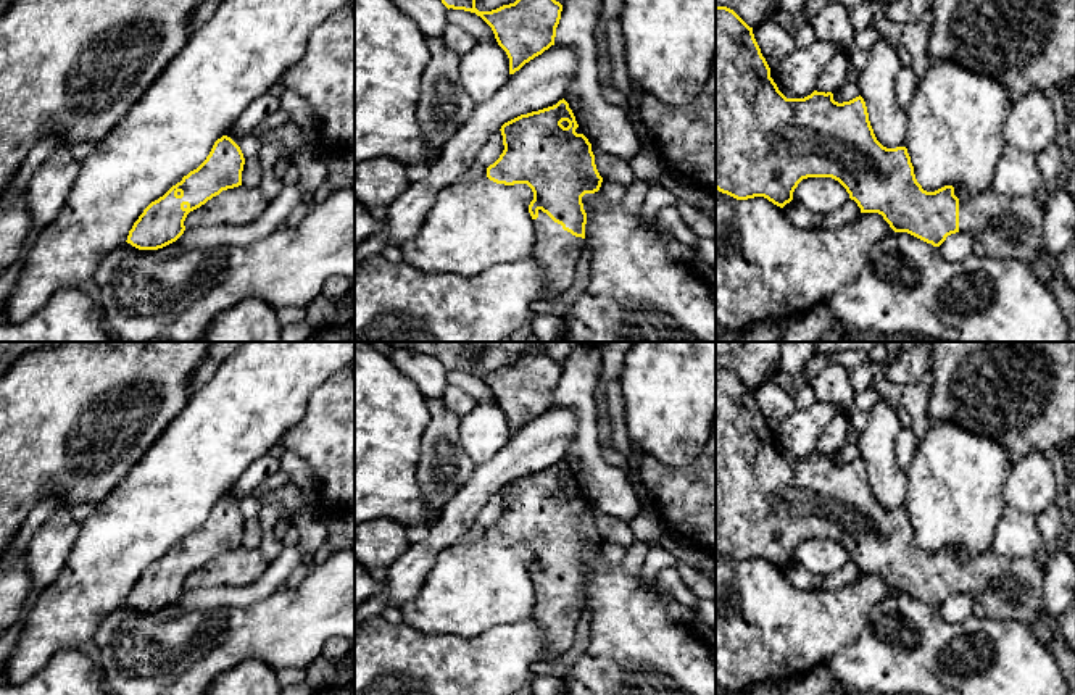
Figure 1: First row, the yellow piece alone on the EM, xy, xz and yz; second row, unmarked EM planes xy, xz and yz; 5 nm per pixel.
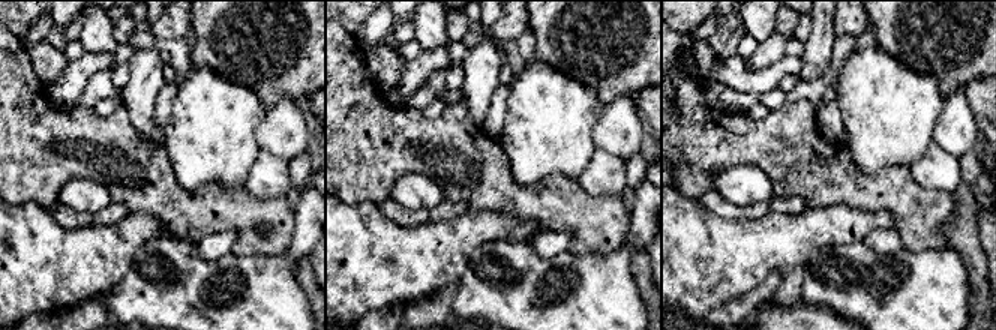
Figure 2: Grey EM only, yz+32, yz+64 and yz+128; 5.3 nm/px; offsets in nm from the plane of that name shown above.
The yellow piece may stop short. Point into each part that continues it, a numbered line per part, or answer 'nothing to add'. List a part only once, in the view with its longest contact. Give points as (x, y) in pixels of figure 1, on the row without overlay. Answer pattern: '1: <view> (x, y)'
1: xz (556, 611)

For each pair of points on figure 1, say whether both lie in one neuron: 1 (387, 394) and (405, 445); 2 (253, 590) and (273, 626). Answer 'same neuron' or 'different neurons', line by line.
1: same neuron
2: different neurons

